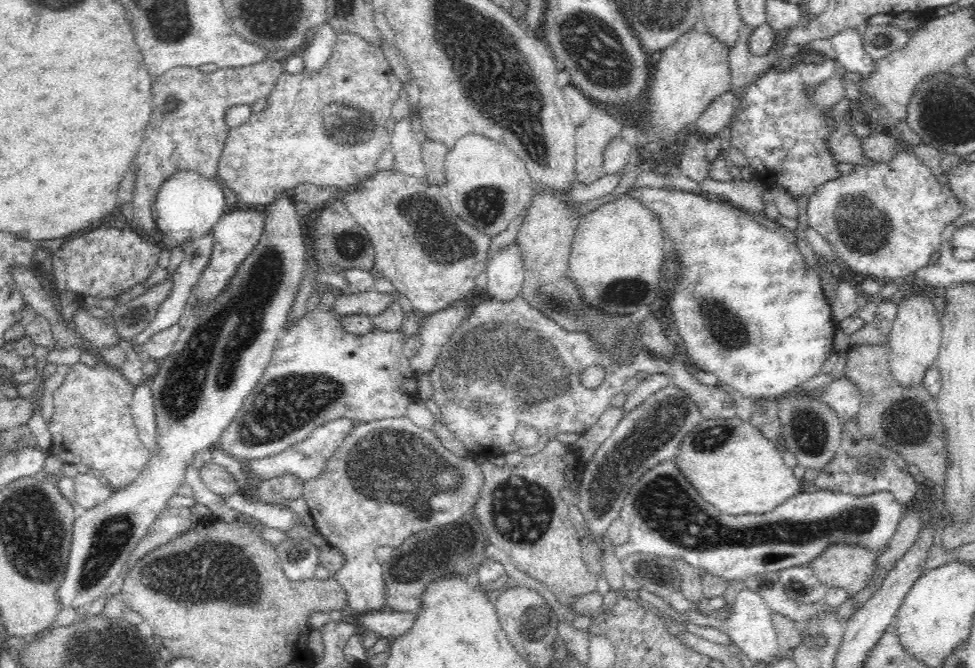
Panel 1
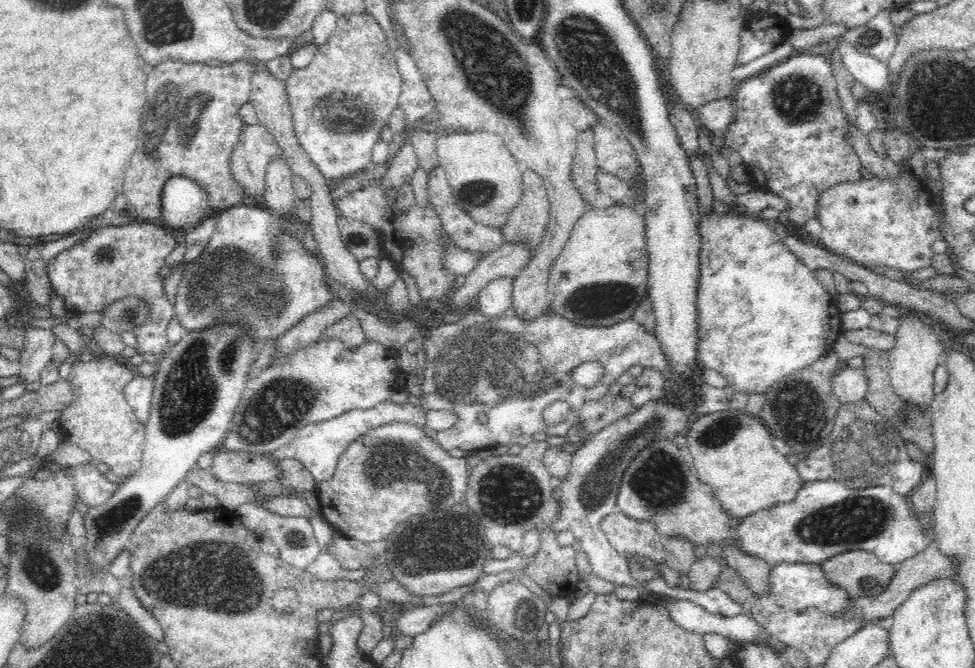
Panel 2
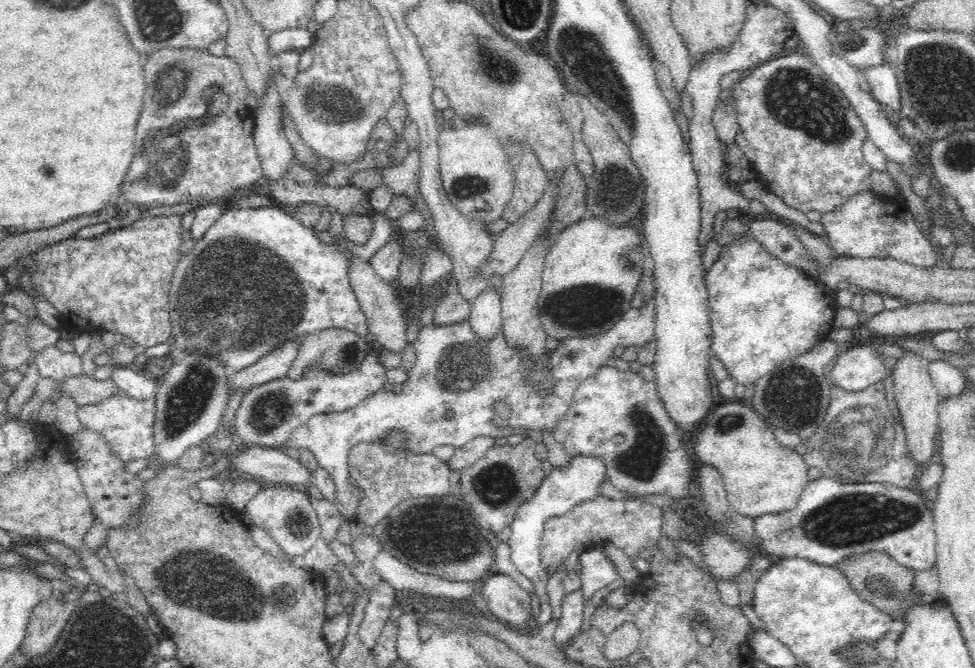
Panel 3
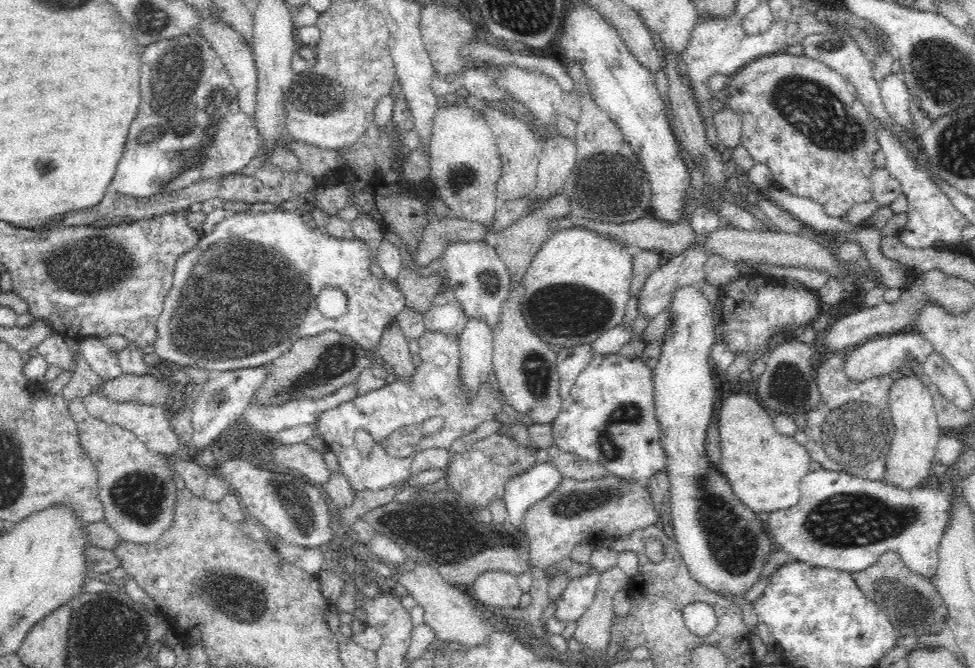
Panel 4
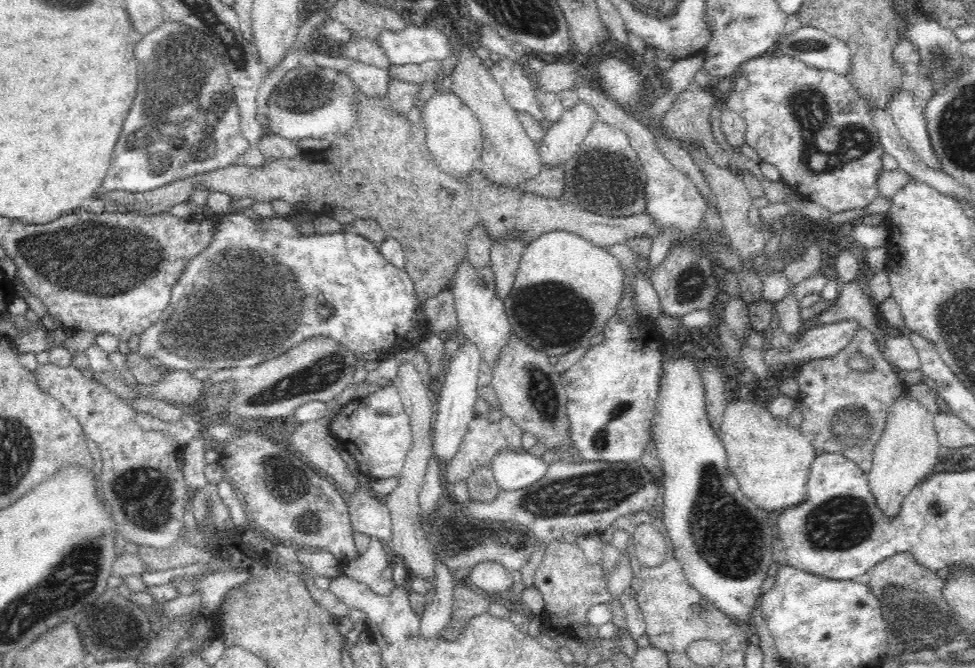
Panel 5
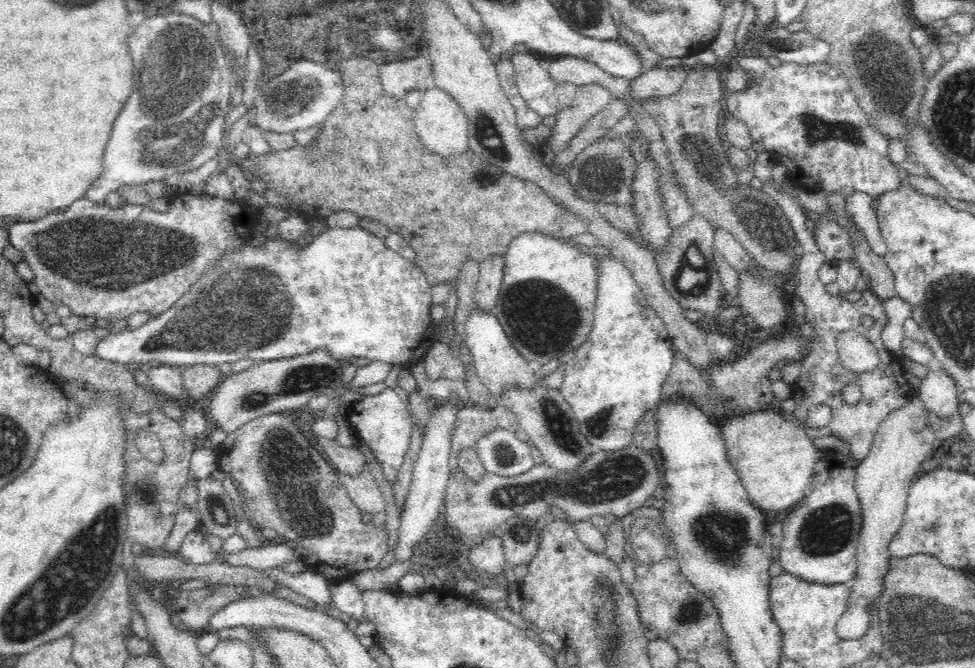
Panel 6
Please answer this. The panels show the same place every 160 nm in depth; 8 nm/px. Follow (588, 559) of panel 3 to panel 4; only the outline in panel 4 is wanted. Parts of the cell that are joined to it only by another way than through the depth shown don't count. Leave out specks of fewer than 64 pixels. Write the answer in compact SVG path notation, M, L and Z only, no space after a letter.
M592 567L588 574L572 579L556 600L557 608L552 618L566 623L578 621L593 604L596 586L600 584L600 574L602 571L598 572Z

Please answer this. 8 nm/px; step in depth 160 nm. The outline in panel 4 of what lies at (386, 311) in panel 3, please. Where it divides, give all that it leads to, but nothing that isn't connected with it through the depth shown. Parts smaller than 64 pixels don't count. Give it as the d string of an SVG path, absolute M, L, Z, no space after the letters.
M395 318L384 327L376 352L386 363L393 366L393 372L398 376L398 379L404 380L404 383L416 368L412 362L413 354L408 349L408 340L404 337Z

